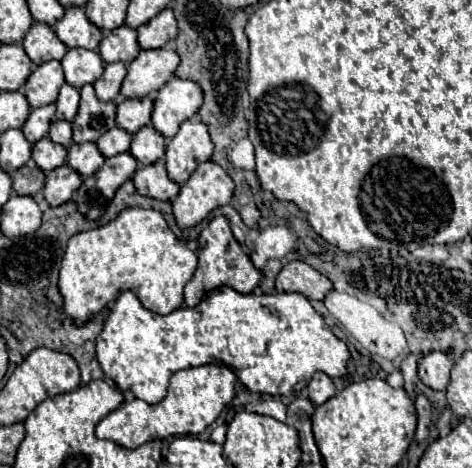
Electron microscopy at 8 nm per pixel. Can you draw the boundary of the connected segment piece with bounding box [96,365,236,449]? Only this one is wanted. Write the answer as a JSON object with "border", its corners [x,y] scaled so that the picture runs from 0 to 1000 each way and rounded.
{"border":[[[428,780],[377,793],[373,801],[364,801],[356,844],[339,861],[318,865],[301,853],[258,861],[203,908],[203,934],[242,942],[267,959],[288,959],[318,938],[352,938],[364,929],[424,929],[492,857],[496,827],[500,801],[475,780]]]}

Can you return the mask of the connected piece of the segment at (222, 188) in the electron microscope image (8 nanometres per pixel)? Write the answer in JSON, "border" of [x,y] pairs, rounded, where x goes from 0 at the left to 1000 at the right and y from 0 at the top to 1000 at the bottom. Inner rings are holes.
{"border":[[[449,344],[424,348],[415,365],[403,374],[403,382],[381,400],[381,412],[373,417],[373,425],[364,429],[364,459],[381,489],[403,489],[419,481],[424,472],[432,472],[458,442],[483,438],[492,412],[496,412],[496,387],[483,378],[483,370],[466,353]]]}

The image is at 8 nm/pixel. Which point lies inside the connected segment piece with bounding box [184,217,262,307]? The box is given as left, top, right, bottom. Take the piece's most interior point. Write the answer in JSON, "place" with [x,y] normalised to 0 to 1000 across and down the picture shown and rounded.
{"place":[468,558]}

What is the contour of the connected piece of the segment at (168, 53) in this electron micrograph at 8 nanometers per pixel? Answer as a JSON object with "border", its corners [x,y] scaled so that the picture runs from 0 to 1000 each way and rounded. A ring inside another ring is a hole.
{"border":[[[364,105],[297,109],[292,122],[271,139],[271,156],[258,173],[258,207],[297,212],[326,203],[373,152],[381,122]]]}

